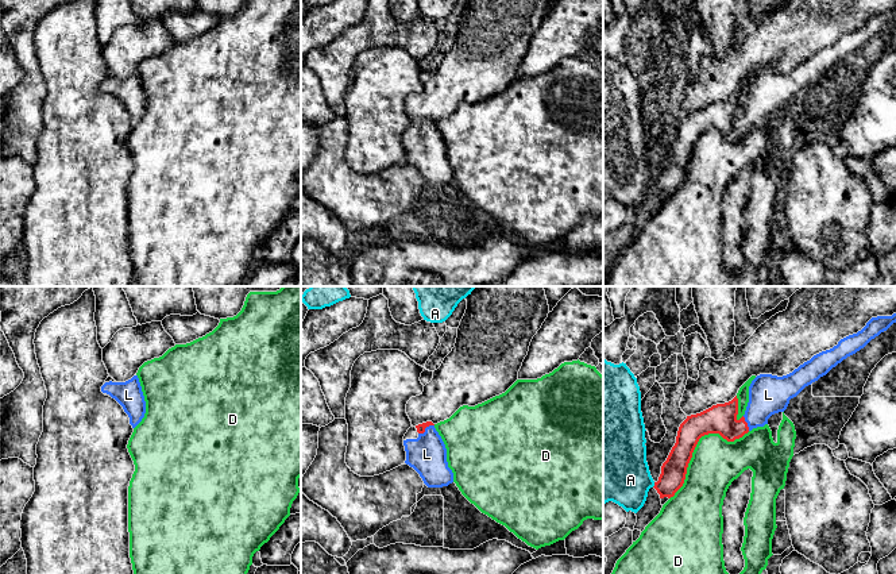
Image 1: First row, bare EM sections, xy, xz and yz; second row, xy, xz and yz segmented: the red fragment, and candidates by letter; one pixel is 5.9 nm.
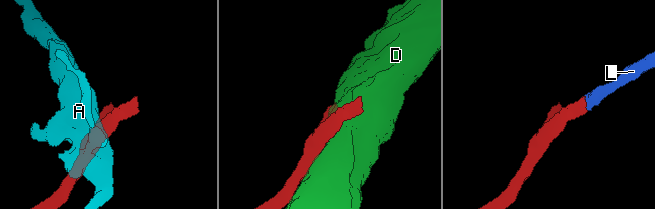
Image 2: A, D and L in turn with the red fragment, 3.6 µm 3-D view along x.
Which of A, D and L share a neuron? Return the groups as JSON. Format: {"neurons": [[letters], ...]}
{"neurons": [["A"], ["D"], ["L"]]}

